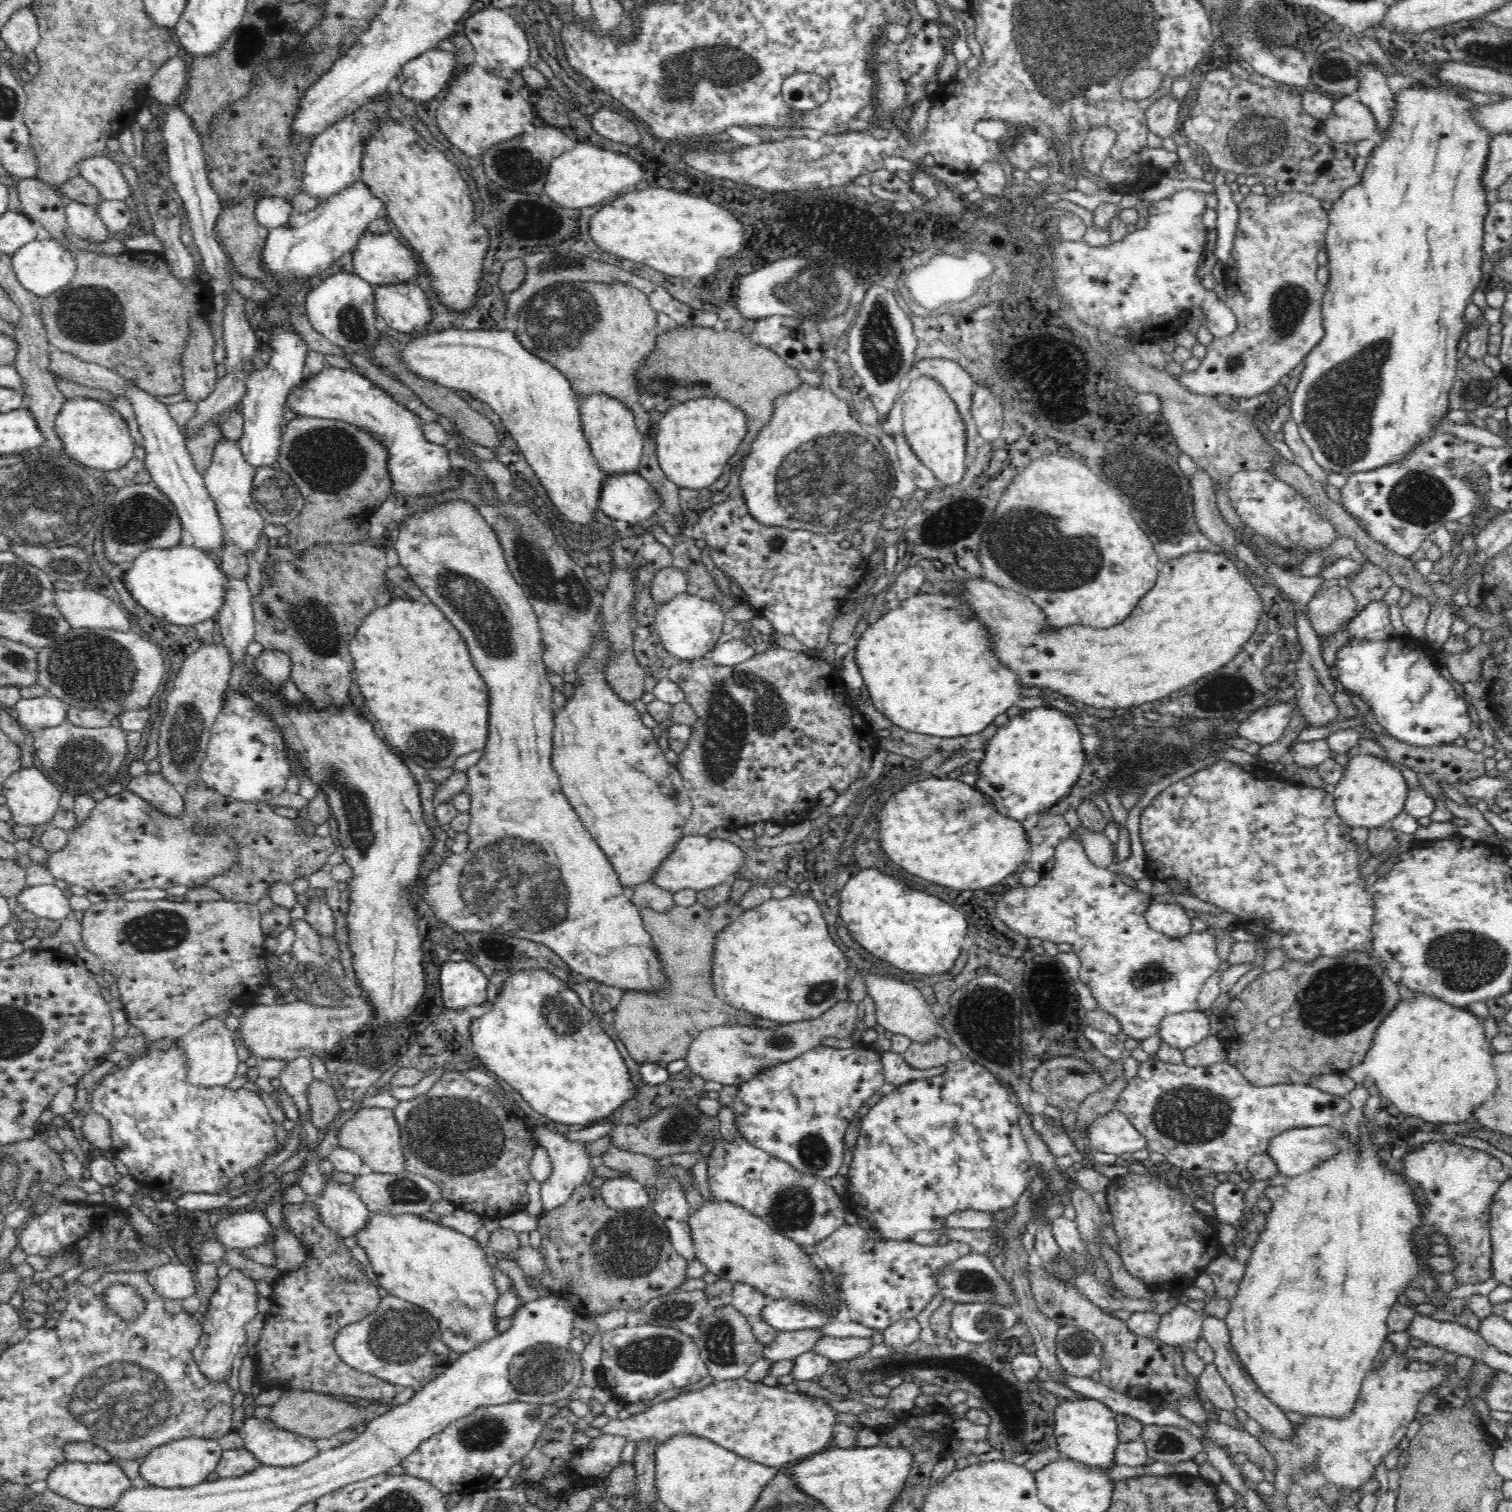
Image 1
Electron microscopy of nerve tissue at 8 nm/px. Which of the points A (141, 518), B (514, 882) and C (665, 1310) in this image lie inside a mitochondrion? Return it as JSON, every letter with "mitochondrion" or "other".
{"A":"mitochondrion","B":"mitochondrion","C":"mitochondrion"}

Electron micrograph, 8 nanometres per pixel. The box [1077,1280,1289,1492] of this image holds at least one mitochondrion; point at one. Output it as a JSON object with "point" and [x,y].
{"point":[1166,1443]}

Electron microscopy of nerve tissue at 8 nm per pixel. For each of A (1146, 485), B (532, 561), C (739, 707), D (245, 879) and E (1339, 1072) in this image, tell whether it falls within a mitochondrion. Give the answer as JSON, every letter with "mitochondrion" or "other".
{"A":"mitochondrion","B":"mitochondrion","C":"mitochondrion","D":"mitochondrion","E":"other"}

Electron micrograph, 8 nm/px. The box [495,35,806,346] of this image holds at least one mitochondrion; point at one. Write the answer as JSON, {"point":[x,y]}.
{"point":[690,74]}

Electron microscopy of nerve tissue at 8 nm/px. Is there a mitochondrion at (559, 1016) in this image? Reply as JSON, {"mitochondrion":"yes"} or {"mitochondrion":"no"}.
{"mitochondrion":"yes"}

